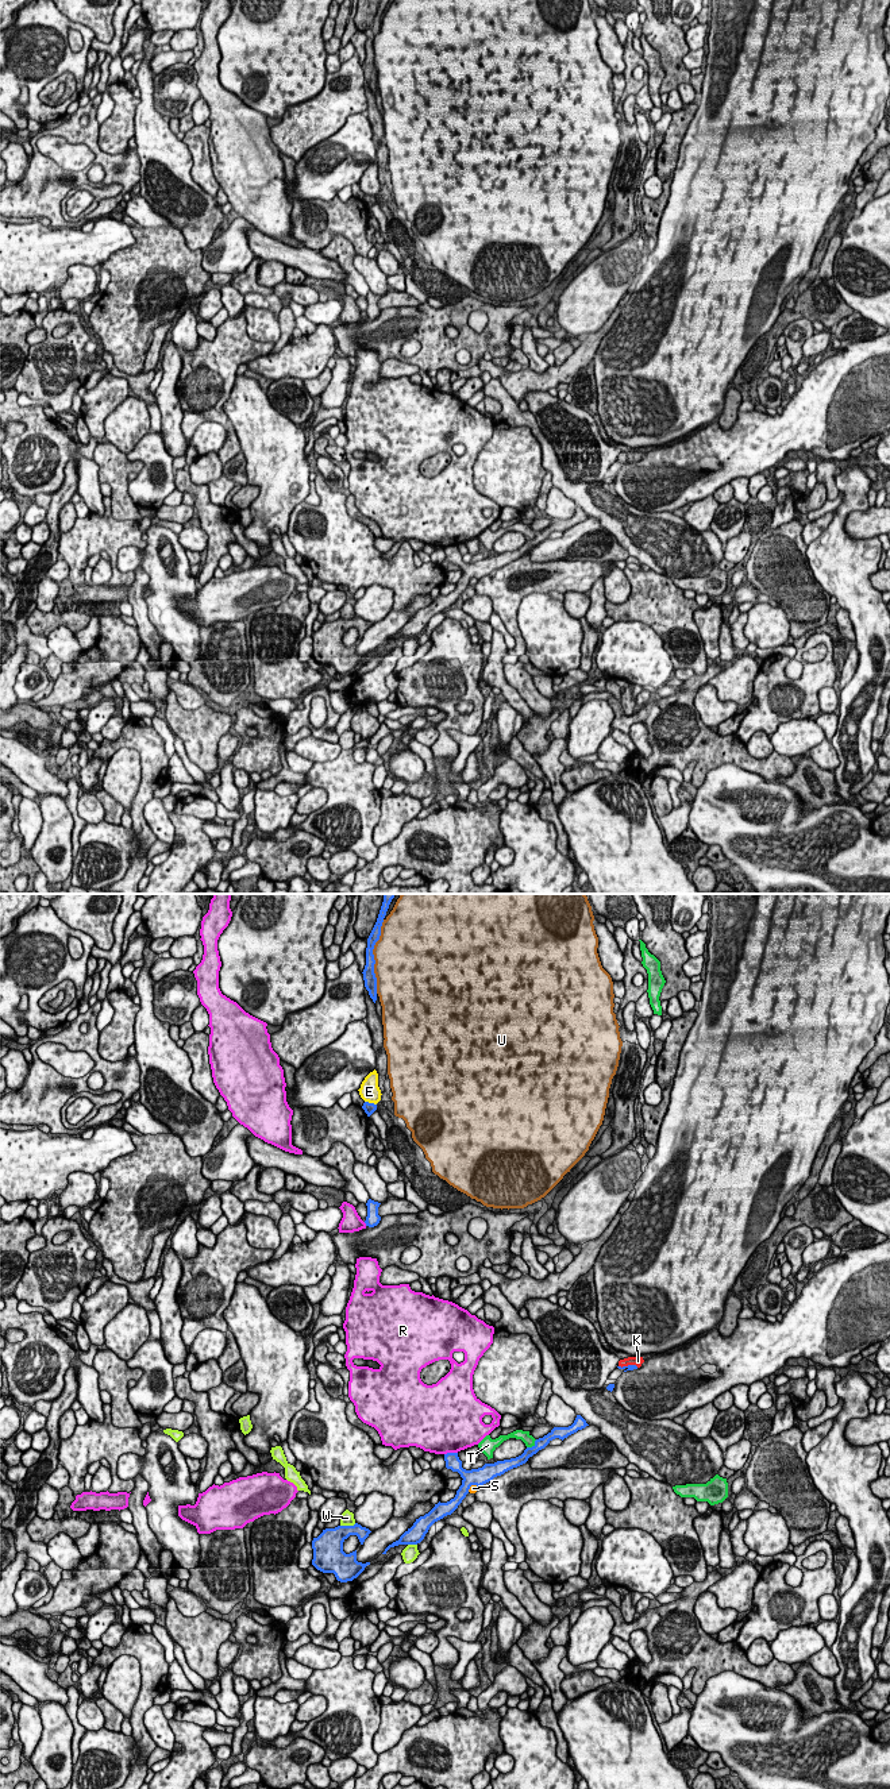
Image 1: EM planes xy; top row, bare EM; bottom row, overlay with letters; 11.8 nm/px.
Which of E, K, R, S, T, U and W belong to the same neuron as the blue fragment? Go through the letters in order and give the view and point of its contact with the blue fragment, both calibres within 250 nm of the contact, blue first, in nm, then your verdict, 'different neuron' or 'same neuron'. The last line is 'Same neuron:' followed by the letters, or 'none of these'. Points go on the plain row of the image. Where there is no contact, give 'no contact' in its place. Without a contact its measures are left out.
E: xy (370, 196) | 130/240 nm | different neuron
K: xy (628, 458) | 60/120 nm | same neuron
R: xy (450, 546) | 170/480 nm | different neuron
S: xy (472, 577) | 200/90 nm | different neuron
T: xy (532, 539) | 130/130 nm | different neuron
U: xy (373, 49) | 160/480 nm | different neuron
W: xy (347, 619) | 280/160 nm | different neuron
Same neuron: K

